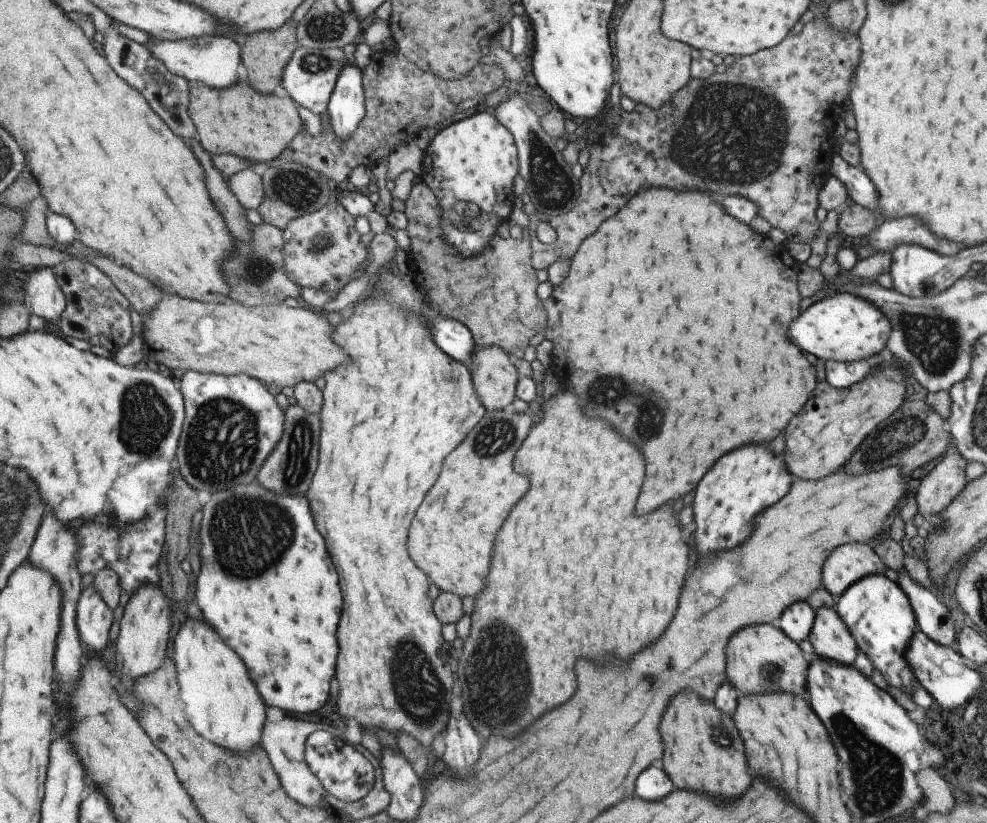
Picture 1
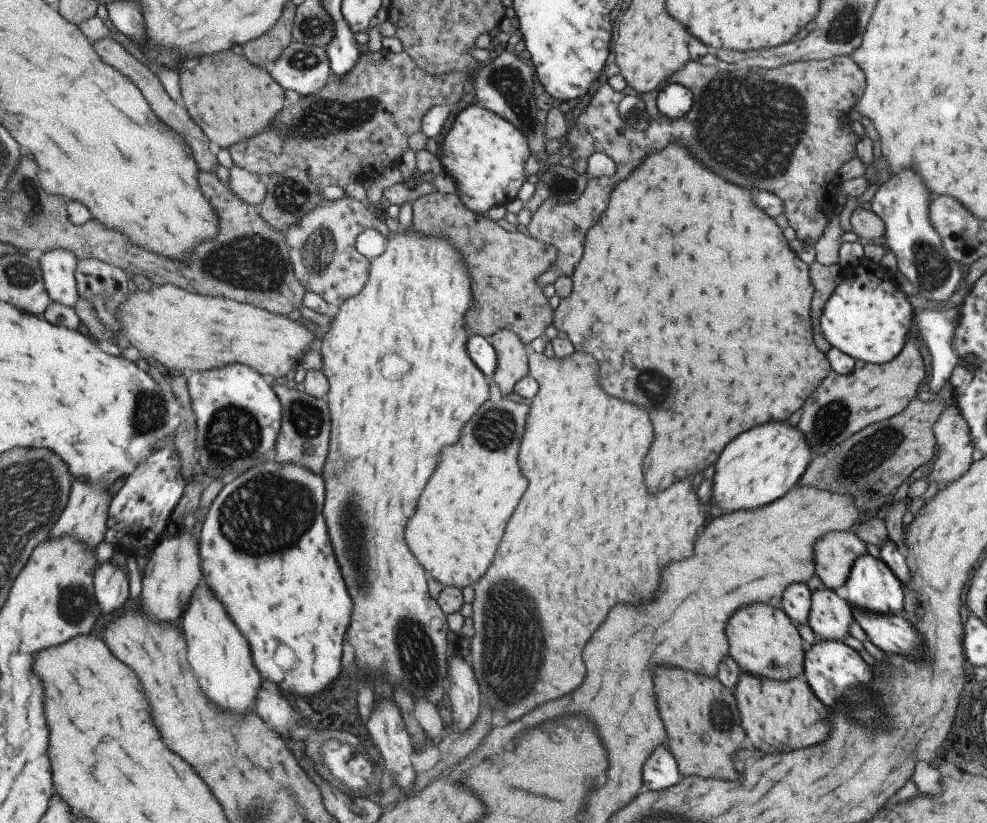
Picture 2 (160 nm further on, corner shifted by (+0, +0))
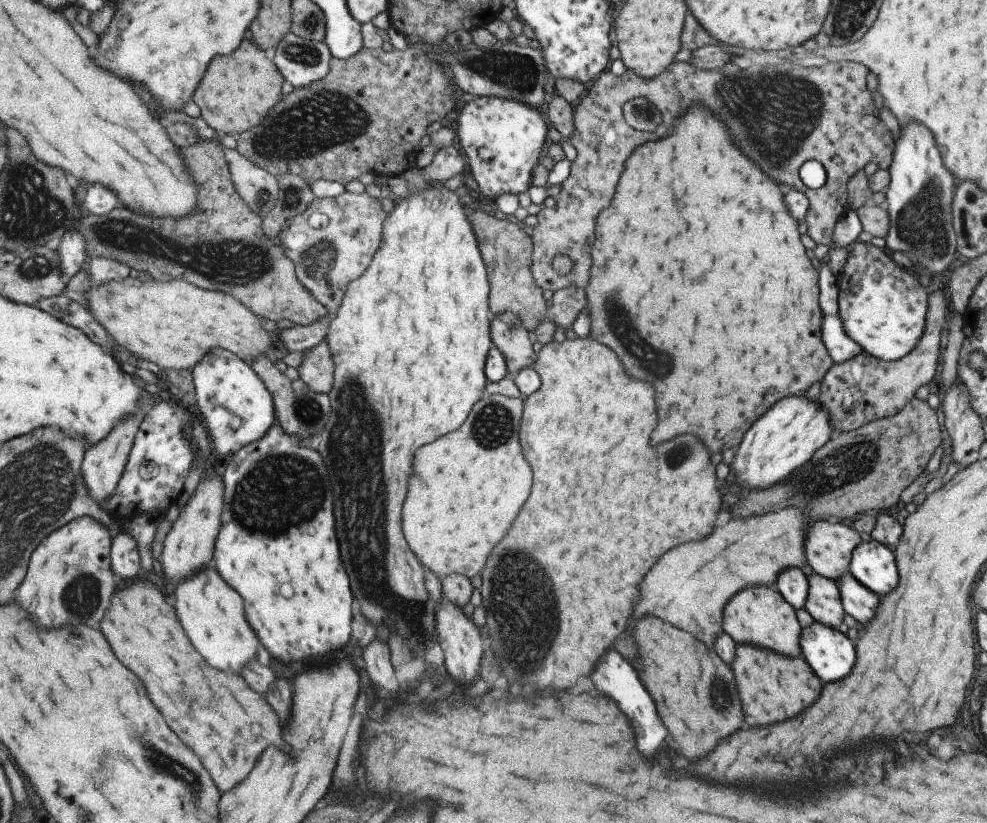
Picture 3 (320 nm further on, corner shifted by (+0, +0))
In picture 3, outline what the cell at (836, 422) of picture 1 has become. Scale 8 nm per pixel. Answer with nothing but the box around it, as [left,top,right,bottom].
[817,290,947,437]

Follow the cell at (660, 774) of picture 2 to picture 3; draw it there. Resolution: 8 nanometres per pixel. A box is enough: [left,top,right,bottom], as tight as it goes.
[589,650,665,756]

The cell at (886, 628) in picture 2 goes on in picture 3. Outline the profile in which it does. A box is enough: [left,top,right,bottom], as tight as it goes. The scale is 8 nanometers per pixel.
[836,570,877,624]

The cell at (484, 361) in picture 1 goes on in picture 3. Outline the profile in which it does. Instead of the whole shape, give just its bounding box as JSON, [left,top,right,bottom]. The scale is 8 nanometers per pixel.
[489,311,536,377]

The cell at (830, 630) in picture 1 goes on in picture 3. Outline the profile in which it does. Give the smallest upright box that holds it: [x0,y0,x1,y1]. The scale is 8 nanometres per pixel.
[802,573,844,628]

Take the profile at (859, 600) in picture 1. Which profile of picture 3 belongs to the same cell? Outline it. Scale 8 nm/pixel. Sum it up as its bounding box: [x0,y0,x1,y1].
[848,539,897,594]

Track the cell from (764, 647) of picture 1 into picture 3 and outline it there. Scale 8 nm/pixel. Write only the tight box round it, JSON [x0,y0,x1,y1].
[723,588,801,657]

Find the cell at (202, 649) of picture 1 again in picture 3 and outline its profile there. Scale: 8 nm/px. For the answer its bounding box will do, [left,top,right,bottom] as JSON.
[175,568,257,672]

